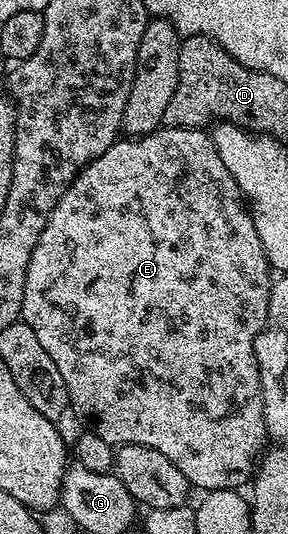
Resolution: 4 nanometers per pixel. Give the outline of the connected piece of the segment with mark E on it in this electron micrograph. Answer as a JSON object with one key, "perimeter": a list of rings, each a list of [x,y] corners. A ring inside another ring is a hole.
{"perimeter":[[[159,127],[151,135],[139,135],[137,137],[122,137],[113,143],[100,157],[96,157],[82,168],[68,185],[68,189],[60,197],[56,209],[48,217],[48,225],[44,225],[44,233],[40,233],[40,241],[36,241],[36,249],[32,249],[32,261],[28,261],[28,277],[24,281],[24,305],[20,316],[21,322],[28,324],[32,333],[40,340],[40,345],[44,345],[48,357],[52,357],[52,362],[56,364],[56,369],[60,369],[60,377],[64,377],[64,385],[68,385],[68,397],[70,406],[76,412],[79,411],[84,418],[90,419],[89,426],[104,441],[112,445],[131,443],[132,445],[144,445],[148,449],[156,449],[156,453],[164,453],[180,473],[189,481],[191,488],[199,492],[207,491],[232,491],[242,489],[242,486],[249,484],[254,478],[255,470],[260,462],[260,456],[268,443],[266,426],[264,425],[264,405],[262,404],[262,386],[260,385],[260,373],[258,372],[258,362],[256,361],[256,341],[261,331],[266,328],[268,317],[268,301],[270,300],[270,289],[272,286],[272,268],[266,260],[264,245],[260,245],[260,233],[256,233],[256,225],[252,221],[247,204],[243,202],[242,190],[236,185],[232,173],[228,173],[224,161],[220,161],[220,153],[216,153],[216,145],[213,138],[205,130],[197,127]]]}

